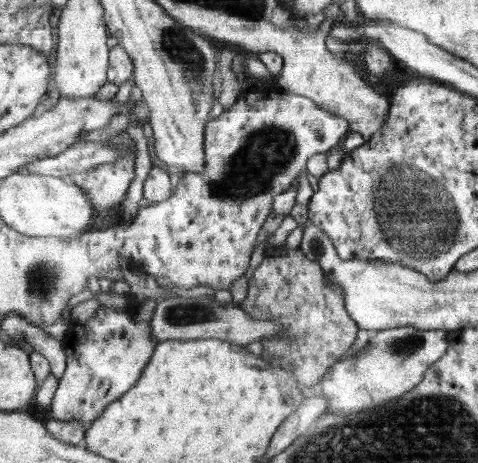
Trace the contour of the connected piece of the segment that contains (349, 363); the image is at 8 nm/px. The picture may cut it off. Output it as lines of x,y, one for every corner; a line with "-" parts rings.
411,326
371,333
362,349
337,361
322,381
312,386
316,395
328,400
325,415
363,413
399,399
413,389
427,368
446,352
448,338
448,332
443,329
419,330

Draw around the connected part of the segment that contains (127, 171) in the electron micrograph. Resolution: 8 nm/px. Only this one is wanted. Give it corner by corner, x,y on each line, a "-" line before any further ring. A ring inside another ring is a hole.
135,154
92,169
87,175
71,177
80,189
83,189
91,199
95,210
95,224
99,224
105,210
111,210
115,204
121,204
127,198
129,186
135,180

